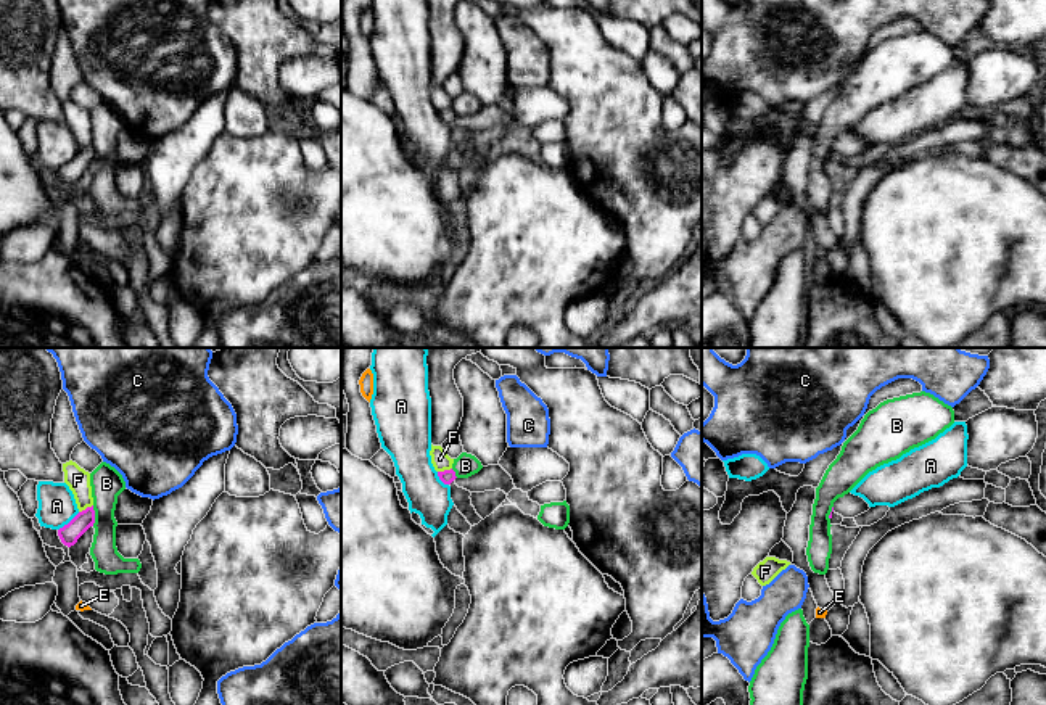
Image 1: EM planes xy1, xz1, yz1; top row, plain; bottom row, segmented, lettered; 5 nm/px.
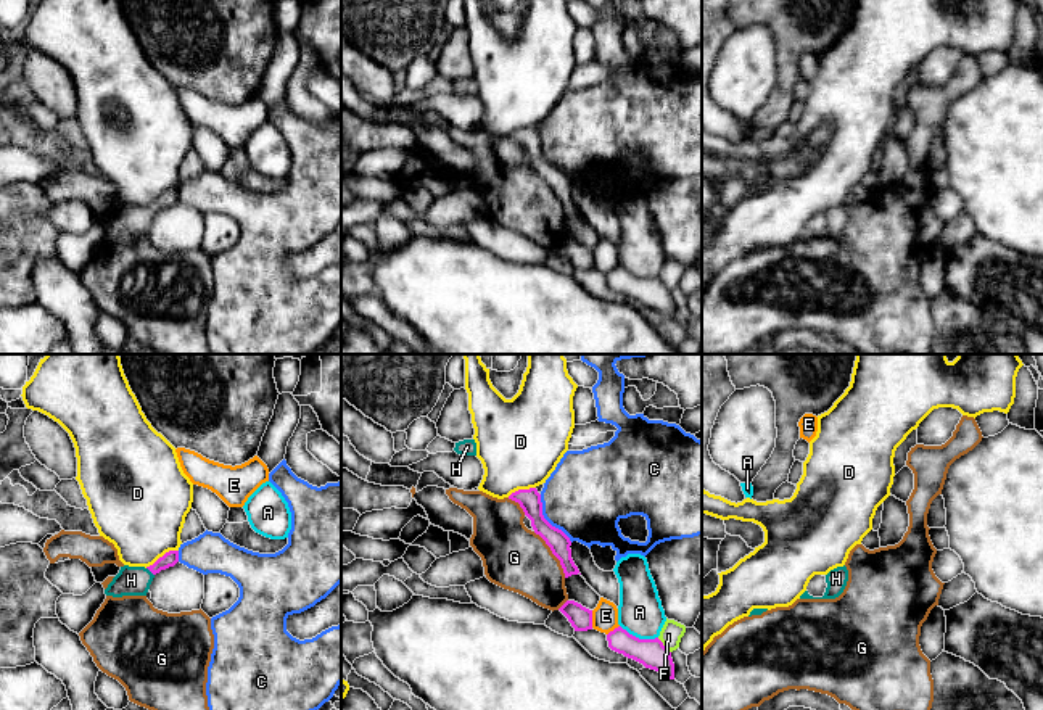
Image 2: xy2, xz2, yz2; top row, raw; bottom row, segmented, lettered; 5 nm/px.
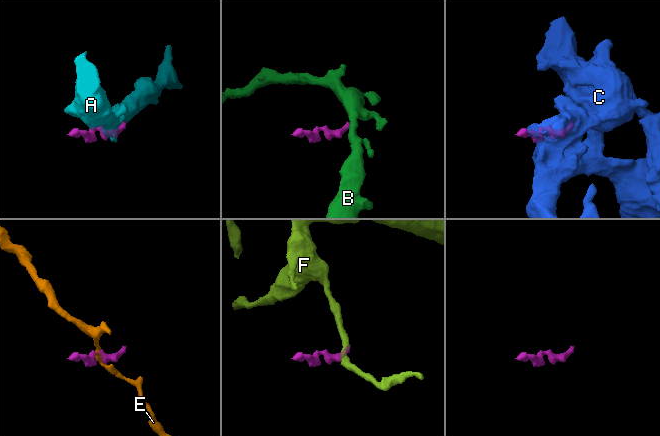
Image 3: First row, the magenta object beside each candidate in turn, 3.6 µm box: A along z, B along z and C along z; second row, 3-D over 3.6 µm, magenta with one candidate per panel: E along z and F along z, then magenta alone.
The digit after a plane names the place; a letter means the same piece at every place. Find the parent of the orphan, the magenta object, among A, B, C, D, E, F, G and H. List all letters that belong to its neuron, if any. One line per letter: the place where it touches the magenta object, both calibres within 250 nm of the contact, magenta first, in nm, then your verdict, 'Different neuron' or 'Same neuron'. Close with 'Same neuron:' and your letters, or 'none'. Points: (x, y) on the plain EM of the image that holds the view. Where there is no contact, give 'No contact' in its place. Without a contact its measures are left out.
A: Touches magenta at xz2 (638, 277). Thickness 150 nm (magenta) against 220 nm. Different neuron
B: Touches magenta at xy1 (94, 155). Thickness 100 nm (magenta) against 160 nm. Different neuron
C: Touches magenta at xz2 (546, 160). Thickness 110 nm (magenta) against 400 nm. Different neuron
D: Touches magenta at xy2 (163, 195). Thickness 80 nm (magenta) against 440 nm. Different neuron
E: Touches magenta at xz2 (591, 258). Thickness 120 nm (magenta) against 130 nm. Different neuron
F: Touches magenta at xz2 (663, 285). Thickness 150 nm (magenta) against 110 nm. Different neuron
G: Touches magenta at xz2 (552, 192). Thickness 110 nm (magenta) against 320 nm. Different neuron
H: Touches magenta at xy2 (150, 210). Thickness 80 nm (magenta) against 140 nm. Same neuron
Same neuron: H

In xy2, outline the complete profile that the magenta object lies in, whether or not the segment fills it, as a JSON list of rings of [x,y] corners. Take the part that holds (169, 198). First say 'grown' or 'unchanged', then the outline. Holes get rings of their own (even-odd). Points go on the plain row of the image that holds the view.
grown; [[[169,190],[150,206],[121,206],[119,213],[105,229],[106,235],[146,235],[156,213],[174,206],[179,201],[179,190]]]

